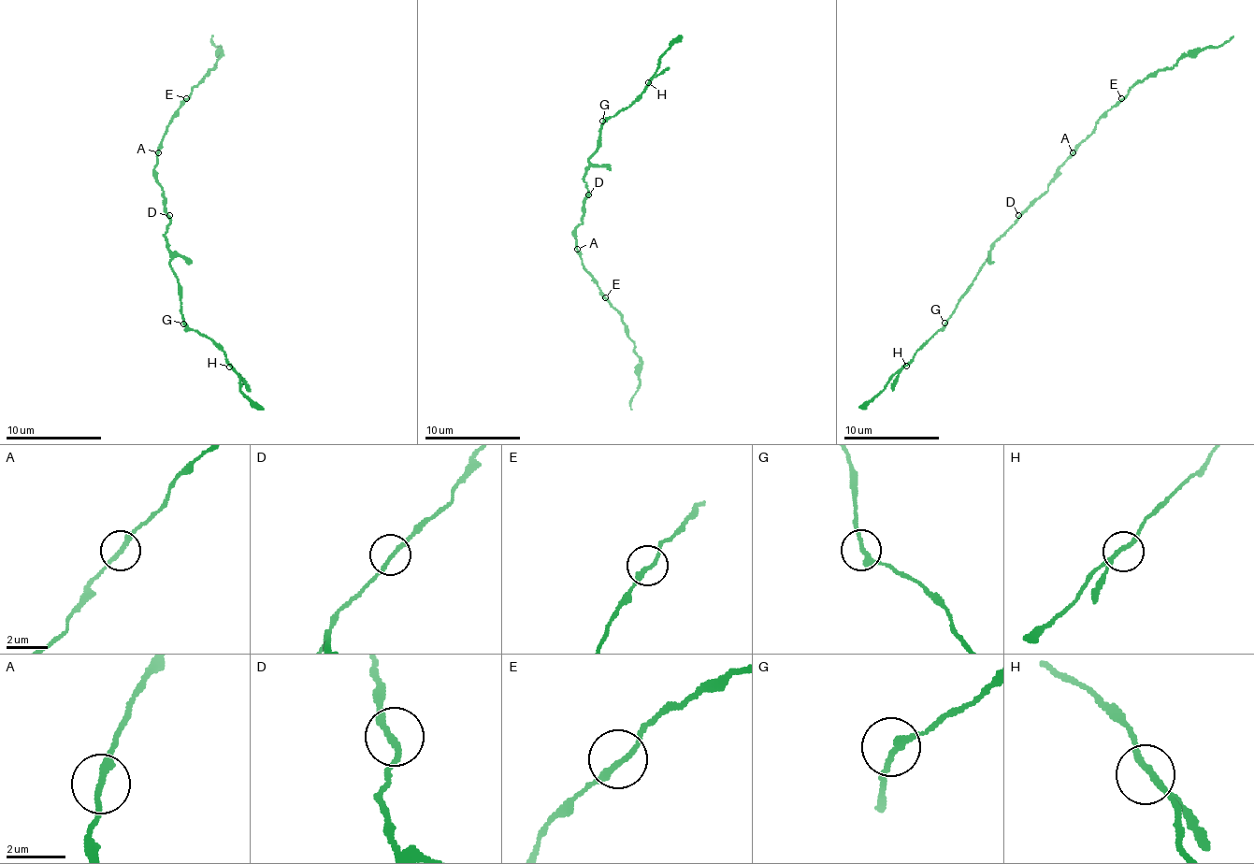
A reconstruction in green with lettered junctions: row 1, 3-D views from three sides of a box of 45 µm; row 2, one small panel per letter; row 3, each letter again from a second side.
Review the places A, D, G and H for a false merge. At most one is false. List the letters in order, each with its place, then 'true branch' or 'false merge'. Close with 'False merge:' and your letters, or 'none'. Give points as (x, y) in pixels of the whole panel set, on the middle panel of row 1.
A: at (577, 249); true branch
D: at (588, 194); true branch
G: at (602, 121); true branch
H: at (648, 82); true branch
False merge: none

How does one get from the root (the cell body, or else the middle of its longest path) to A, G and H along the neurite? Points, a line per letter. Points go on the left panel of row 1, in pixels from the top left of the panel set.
A: (165, 208), (165, 192), (154, 175), (157, 153)
G: (165, 208), (169, 221), (165, 239), (169, 252), (169, 264), (179, 282), (183, 324)
H: (165, 208), (169, 221), (165, 239), (179, 282), (181, 319), (224, 352), (229, 367)

